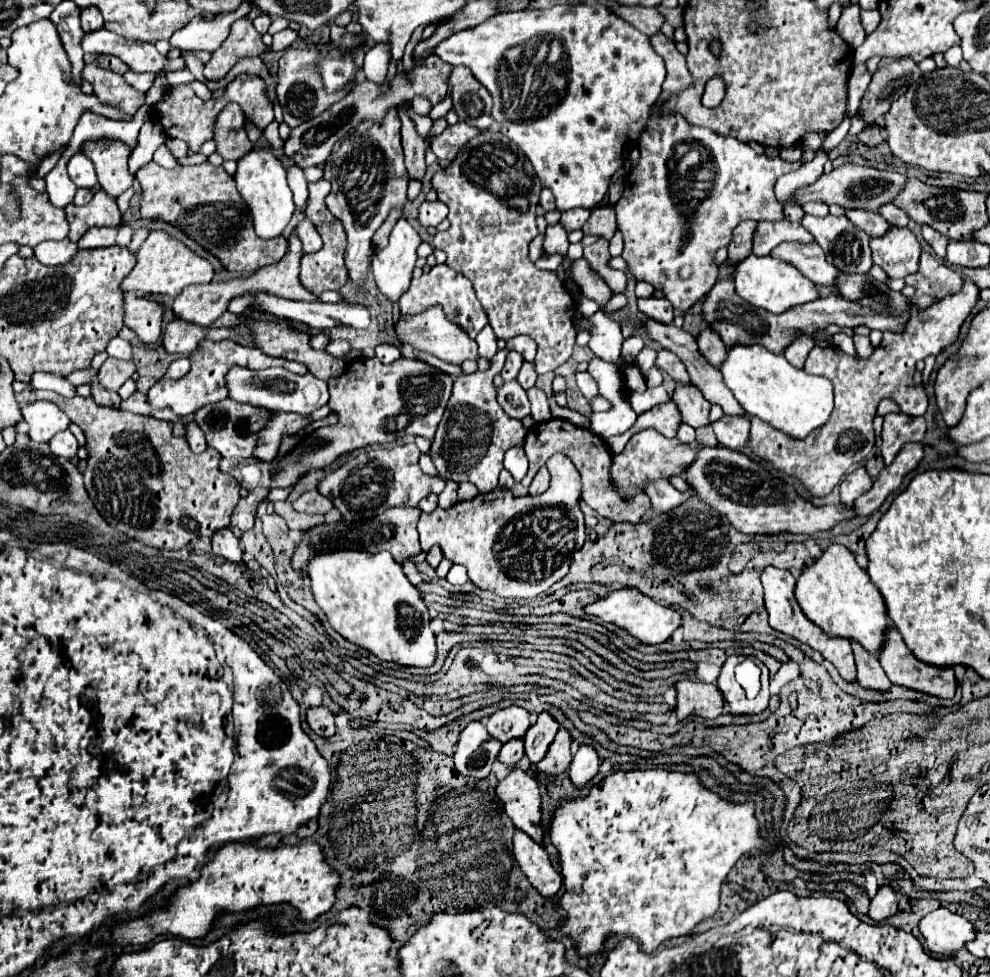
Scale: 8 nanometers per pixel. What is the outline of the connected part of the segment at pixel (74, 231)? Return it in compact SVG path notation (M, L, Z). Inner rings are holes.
M97 192L87 206L65 206L65 214L69 220L69 238L79 242L79 238L93 226L117 226L121 222L121 212L117 200L107 192Z

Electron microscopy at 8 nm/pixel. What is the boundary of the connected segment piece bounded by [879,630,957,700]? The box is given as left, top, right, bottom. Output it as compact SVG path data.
M887 630L887 642L885 642L885 648L879 654L879 662L881 662L887 678L897 686L905 686L905 688L911 688L911 690L917 690L917 692L923 692L923 694L931 694L931 696L937 696L937 698L945 698L945 700L955 696L957 680L955 680L953 668L939 670L939 668L927 666L925 662L919 662L915 658L915 654L907 648L907 644L903 642L903 638L897 630Z

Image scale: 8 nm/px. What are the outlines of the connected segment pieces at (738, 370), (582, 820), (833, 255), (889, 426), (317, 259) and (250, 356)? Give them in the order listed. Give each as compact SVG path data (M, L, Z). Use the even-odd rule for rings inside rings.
M763 346L727 348L727 360L721 372L727 388L751 416L759 416L791 438L807 438L833 412L833 384L827 378L811 376L791 366L783 354L771 354Z
M663 768L615 772L593 786L587 798L561 802L561 808L551 820L551 842L559 850L565 878L561 908L567 920L559 932L579 942L577 952L581 956L599 954L607 932L629 934L633 940L641 940L645 952L653 952L673 936L691 934L703 918L717 912L721 884L735 862L745 852L753 852L755 848L765 850L769 846L759 836L753 802L729 804L705 790L695 774L667 772Z
M805 214L801 220L803 228L807 232L811 232L811 236L815 238L815 242L823 248L827 260L837 266L841 272L857 272L857 274L867 274L869 268L873 266L871 262L871 248L869 248L869 236L863 234L863 230L859 230L855 224L851 224L845 216L823 216L823 218L815 218Z
M887 414L883 422L883 444L881 456L889 466L903 444L907 442L923 442L925 436L925 418L907 418L905 414Z
M319 204L319 210L305 210L305 216L315 224L317 232L323 238L323 250L303 256L301 258L301 284L313 292L313 294L321 294L325 290L339 290L349 278L347 278L347 268L345 268L345 246L347 246L347 234L343 230L343 224L333 218L333 214L325 208L325 204Z
M203 340L199 342L199 346L191 352L191 370L189 374L185 374L183 378L161 378L147 396L147 402L151 406L157 408L171 408L177 416L187 416L193 414L195 410L199 410L205 404L213 404L219 400L225 400L228 397L227 382L225 376L233 366L243 366L249 370L263 370L263 368L271 368L271 366L281 366L289 372L295 374L307 374L309 370L299 364L299 362L289 362L285 358L271 358L267 354L263 354L259 348L249 348L249 346L241 346L235 344L231 340L221 340L221 342L211 342L211 340Z

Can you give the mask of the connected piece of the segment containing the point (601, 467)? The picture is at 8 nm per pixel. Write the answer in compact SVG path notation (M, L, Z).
M547 420L547 422L541 422L541 424L535 424L527 438L525 438L525 454L529 458L529 472L527 472L527 480L533 480L533 476L537 474L537 470L541 466L545 466L545 462L561 452L565 456L571 458L571 462L575 464L575 468L579 470L581 474L581 500L593 508L599 516L611 520L611 522L631 522L631 524L637 524L641 520L641 516L651 508L651 500L647 494L637 494L635 496L635 502L623 502L619 498L619 494L615 494L615 490L611 490L611 484L609 484L609 468L611 468L611 452L605 444L603 438L599 438L597 434L593 434L591 430L587 428L579 428L567 420Z

